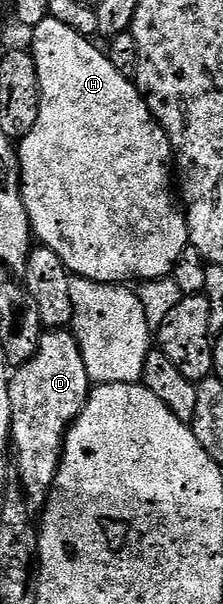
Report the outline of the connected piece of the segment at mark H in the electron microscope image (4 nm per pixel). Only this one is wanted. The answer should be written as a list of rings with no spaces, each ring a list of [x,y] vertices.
[[[47,17],[33,27],[34,40],[30,45],[30,53],[37,68],[40,102],[38,118],[34,128],[24,139],[19,141],[21,195],[24,197],[26,212],[35,241],[41,246],[58,252],[58,256],[66,264],[66,268],[75,277],[89,278],[95,282],[109,284],[128,284],[131,278],[137,280],[167,279],[173,273],[182,256],[182,252],[190,244],[188,241],[188,219],[177,195],[174,193],[174,155],[172,145],[164,129],[156,123],[135,81],[129,75],[118,72],[114,64],[110,64],[107,53],[95,46],[91,37],[83,36],[79,31],[64,22]]]

